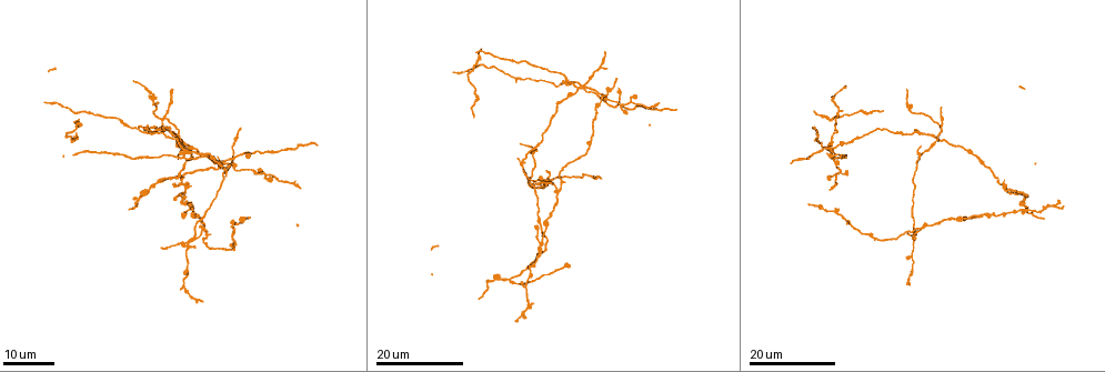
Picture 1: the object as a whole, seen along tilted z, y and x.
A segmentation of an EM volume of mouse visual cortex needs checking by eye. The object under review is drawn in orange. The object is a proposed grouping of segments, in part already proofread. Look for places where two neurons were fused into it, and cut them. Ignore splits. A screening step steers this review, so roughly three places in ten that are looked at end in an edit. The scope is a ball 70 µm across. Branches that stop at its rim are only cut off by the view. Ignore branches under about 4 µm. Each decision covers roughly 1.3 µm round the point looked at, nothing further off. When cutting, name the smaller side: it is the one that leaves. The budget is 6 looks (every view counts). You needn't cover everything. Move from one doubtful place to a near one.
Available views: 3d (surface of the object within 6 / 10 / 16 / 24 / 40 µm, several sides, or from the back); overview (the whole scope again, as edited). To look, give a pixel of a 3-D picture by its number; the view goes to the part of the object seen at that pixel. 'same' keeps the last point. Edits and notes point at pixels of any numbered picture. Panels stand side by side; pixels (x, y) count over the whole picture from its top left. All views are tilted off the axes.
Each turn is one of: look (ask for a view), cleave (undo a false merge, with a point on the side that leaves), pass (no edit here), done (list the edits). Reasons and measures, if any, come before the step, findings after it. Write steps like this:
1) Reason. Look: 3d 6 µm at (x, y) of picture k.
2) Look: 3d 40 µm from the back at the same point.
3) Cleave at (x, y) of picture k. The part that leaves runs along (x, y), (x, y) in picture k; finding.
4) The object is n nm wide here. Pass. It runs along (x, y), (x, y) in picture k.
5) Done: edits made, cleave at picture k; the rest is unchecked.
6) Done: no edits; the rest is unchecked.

Side arm on a straight run. Look: 3d 16 µm at (509, 282) of picture 1.

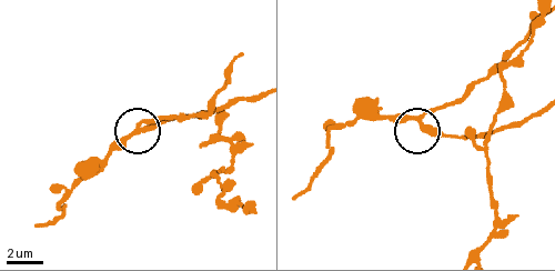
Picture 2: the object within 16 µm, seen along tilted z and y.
Closer look. Look: 3d 6 µm at (419, 122) of picture 2.

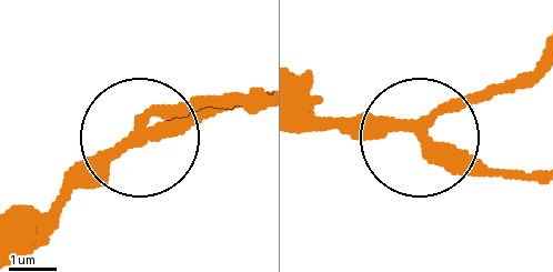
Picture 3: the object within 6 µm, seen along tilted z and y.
Other side. Look: 3d 6 µm from the back at (137, 137) of picture 3.

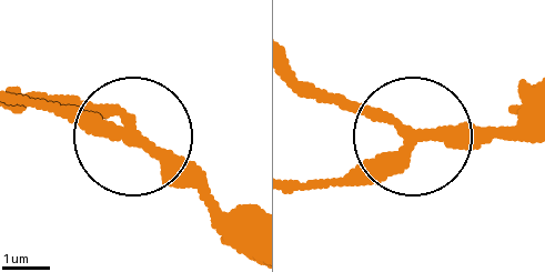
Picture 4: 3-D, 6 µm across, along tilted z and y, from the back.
The object is 260 nm wide here. Pass. It runs along (16, 88), (114, 112), (218, 220) in picture 4; one neuron here.

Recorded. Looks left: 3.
Two arms at a narrow angle. Look: 3d 24 µm at (978, 216) of picture 1.

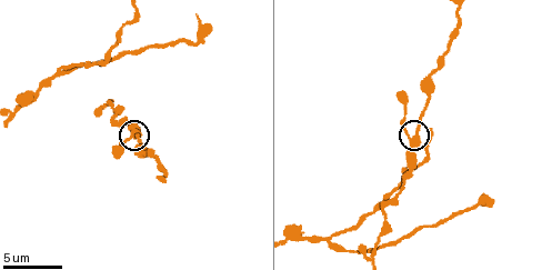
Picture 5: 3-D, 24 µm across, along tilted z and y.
Closer look. Look: 3d 10 µm at (414, 137) of picture 5.

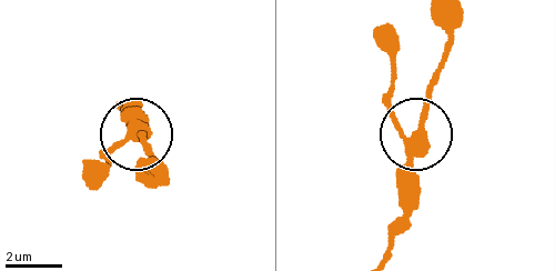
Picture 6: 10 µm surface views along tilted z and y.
Look: 3d 6 µm at (413, 133) of picture 6.

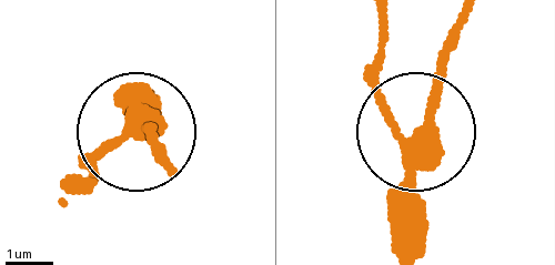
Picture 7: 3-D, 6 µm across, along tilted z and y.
The side arm is 5 µm long. Pass. All the same neuron.

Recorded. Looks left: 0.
Done: no edits; the rest is unchecked.

